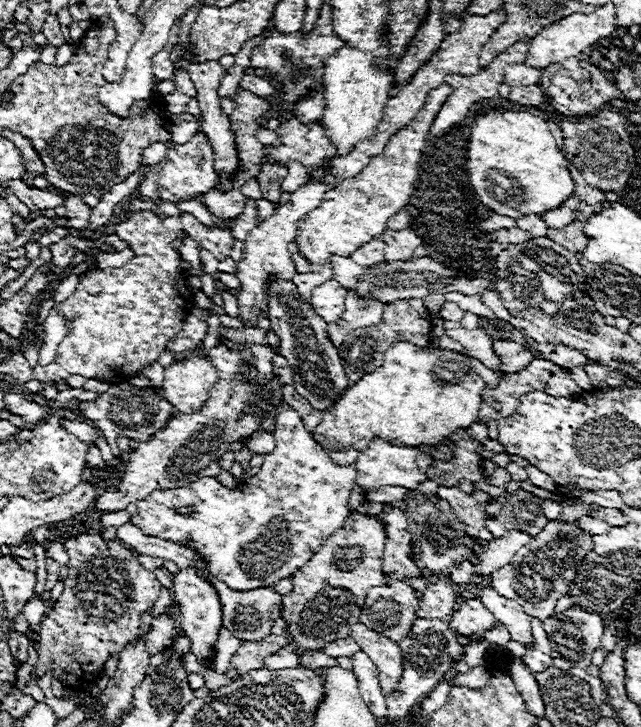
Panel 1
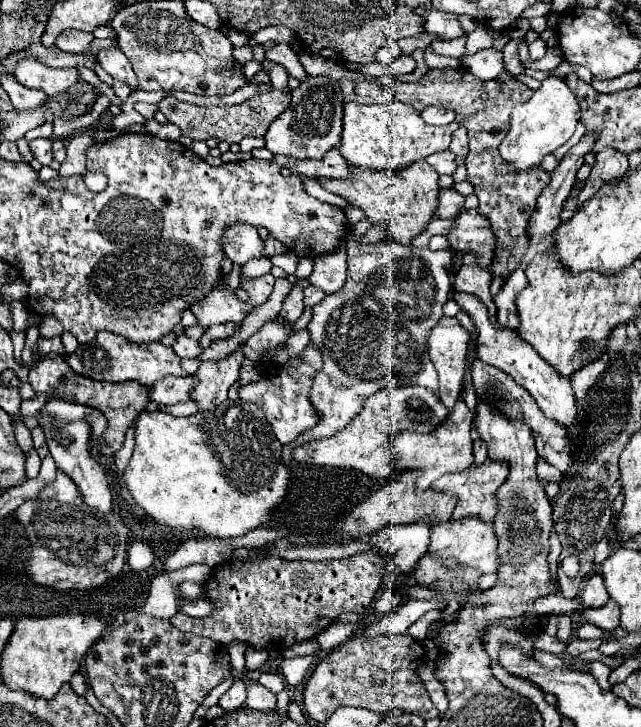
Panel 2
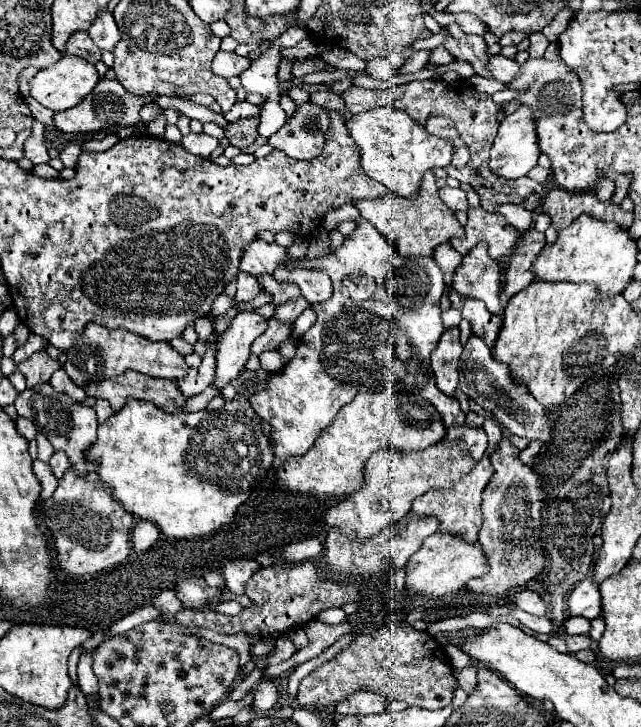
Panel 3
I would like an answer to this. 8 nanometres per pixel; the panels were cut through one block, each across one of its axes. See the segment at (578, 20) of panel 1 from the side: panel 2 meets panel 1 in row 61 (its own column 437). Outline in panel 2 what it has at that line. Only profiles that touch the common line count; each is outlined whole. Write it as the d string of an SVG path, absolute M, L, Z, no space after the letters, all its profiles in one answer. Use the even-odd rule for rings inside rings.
M464 518L460 522L444 522L434 526L432 536L430 536L430 550L426 550L428 556L432 556L436 562L442 562L448 568L448 562L454 560L458 566L464 568L474 568L480 574L496 572L498 562L496 562L496 536L492 524L480 522L478 518Z

